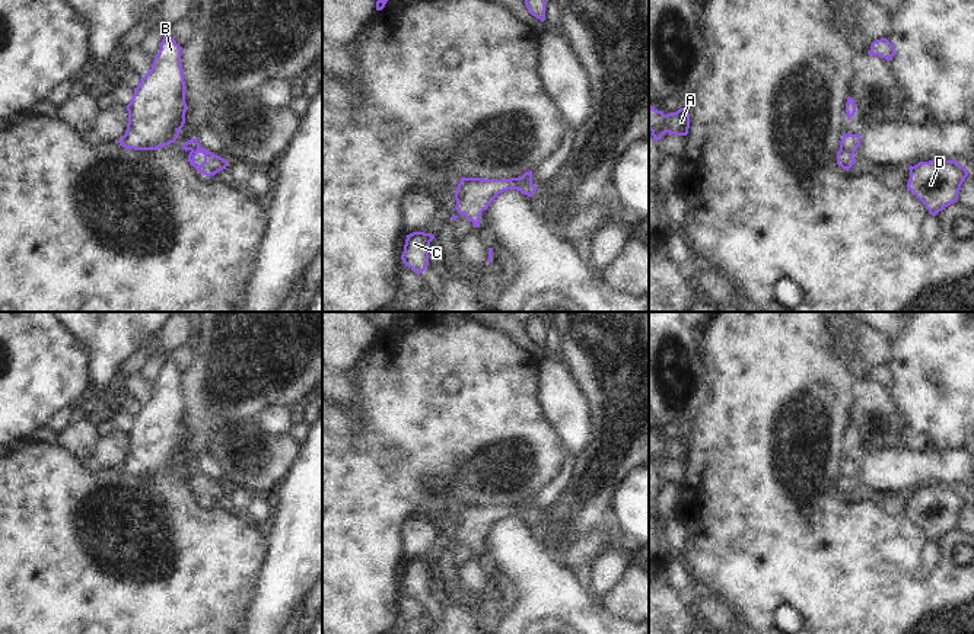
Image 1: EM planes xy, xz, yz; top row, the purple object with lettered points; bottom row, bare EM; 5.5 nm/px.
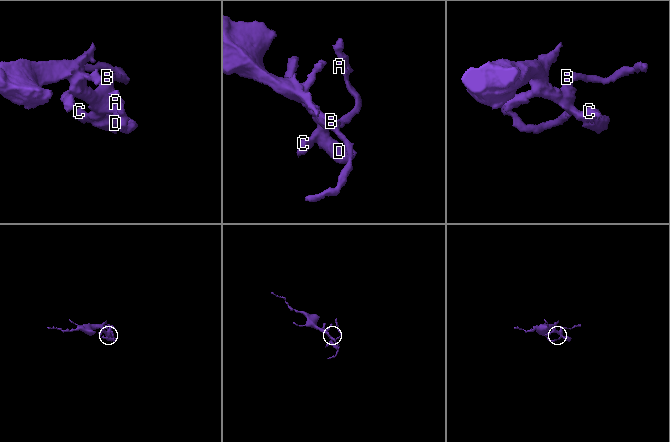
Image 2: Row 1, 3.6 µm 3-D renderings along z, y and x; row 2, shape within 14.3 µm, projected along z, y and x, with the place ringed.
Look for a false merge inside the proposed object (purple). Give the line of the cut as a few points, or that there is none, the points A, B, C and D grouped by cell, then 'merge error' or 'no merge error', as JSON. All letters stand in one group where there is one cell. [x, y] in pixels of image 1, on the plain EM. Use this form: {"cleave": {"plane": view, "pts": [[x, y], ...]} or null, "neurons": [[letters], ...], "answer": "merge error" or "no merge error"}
{"cleave": {"plane": "xz", "pts": [[531, 507], [527, 507], [521, 518]]}, "neurons": [["A"], ["B", "C", "D"]], "answer": "merge error"}

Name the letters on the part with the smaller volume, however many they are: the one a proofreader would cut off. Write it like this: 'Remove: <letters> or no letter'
Remove: A.

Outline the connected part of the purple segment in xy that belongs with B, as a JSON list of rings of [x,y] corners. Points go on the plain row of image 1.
[[[168,360],[160,369],[150,398],[134,415],[128,450],[120,471],[134,477],[156,477],[174,469],[185,450],[185,408],[181,376]]]

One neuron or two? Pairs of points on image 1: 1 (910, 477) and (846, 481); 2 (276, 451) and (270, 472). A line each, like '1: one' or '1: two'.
1: one
2: one

